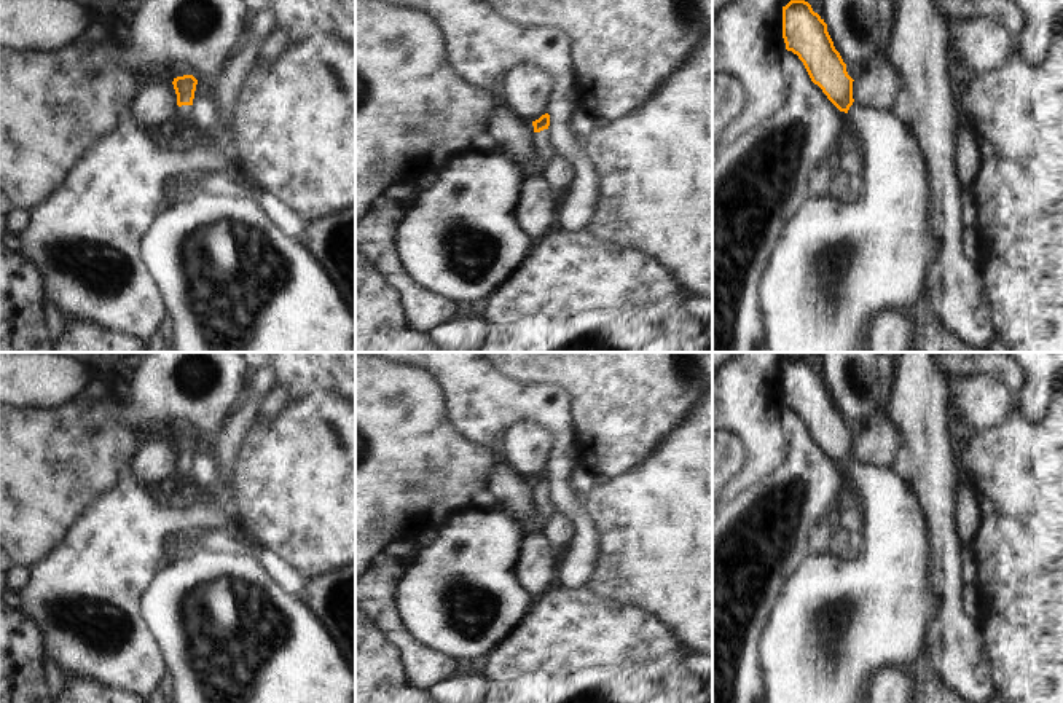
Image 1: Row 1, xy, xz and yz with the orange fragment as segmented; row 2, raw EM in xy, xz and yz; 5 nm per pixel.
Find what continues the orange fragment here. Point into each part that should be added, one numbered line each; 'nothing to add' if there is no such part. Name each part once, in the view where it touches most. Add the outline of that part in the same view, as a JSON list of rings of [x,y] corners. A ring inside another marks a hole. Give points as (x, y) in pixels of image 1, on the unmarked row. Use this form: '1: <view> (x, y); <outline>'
1: xz (541, 498); [[[543,486],[540,489],[534,489],[532,502],[534,502],[535,513],[543,516],[545,520],[548,520],[550,515],[553,513],[553,507],[550,504],[548,486]]]

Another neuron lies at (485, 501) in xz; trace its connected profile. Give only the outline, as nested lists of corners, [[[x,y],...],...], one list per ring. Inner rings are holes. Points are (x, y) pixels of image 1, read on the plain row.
[[[481,489],[477,496],[470,499],[469,509],[494,510],[499,509],[492,494],[486,489]]]

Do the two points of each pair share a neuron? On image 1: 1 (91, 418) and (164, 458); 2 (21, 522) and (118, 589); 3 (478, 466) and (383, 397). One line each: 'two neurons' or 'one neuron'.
1: two neurons
2: two neurons
3: one neuron

